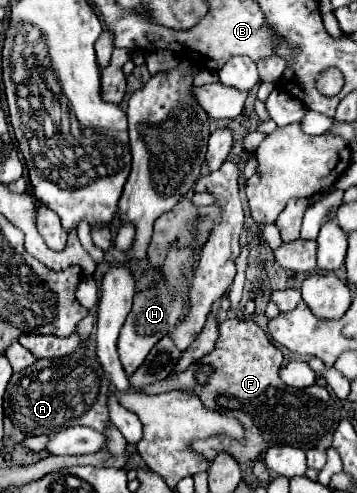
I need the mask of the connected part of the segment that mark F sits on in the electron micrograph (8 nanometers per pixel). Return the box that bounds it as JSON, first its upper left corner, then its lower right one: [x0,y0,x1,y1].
[141,318,341,462]

